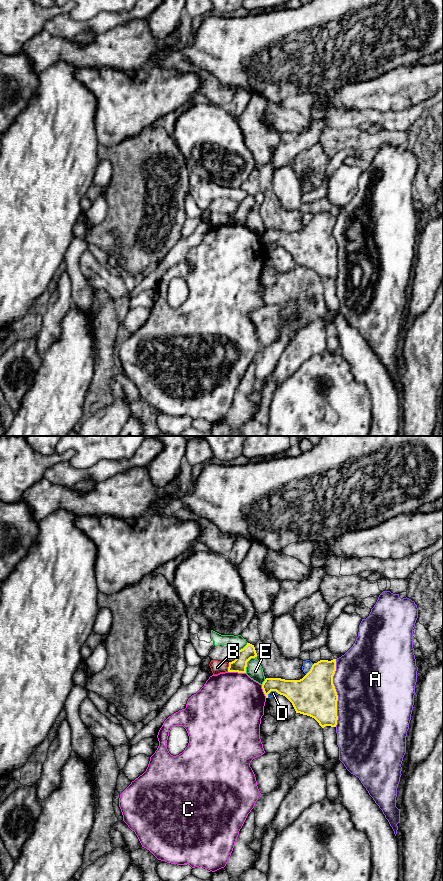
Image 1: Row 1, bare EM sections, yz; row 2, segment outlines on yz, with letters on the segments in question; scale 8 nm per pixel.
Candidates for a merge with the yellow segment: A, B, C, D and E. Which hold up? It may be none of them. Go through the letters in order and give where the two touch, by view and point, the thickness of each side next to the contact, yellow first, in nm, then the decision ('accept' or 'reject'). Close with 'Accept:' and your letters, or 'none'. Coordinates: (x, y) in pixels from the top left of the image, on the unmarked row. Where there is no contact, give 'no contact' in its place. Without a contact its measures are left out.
A: contact yz (336, 245); calibres 340 and 500 nm; reject
B: contact yz (228, 219); calibres 120 and 110 nm; reject
C: contact yz (237, 223); calibres 120 and 480 nm; reject
D: contact yz (310, 221); calibres 340 and 70 nm; reject
E: contact yz (246, 215); calibres 120 and 140 nm; reject
Accept: none

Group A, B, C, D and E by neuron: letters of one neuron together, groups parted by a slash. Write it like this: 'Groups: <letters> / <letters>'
Groups: A / B / C / D / E

